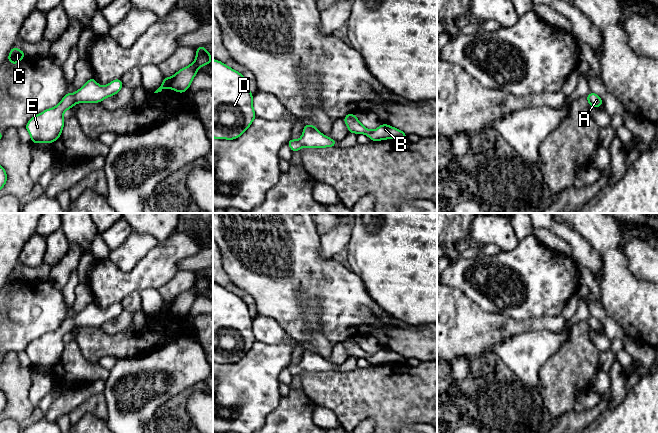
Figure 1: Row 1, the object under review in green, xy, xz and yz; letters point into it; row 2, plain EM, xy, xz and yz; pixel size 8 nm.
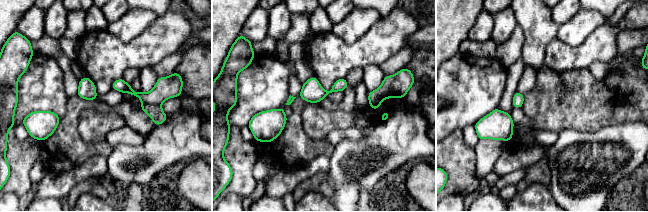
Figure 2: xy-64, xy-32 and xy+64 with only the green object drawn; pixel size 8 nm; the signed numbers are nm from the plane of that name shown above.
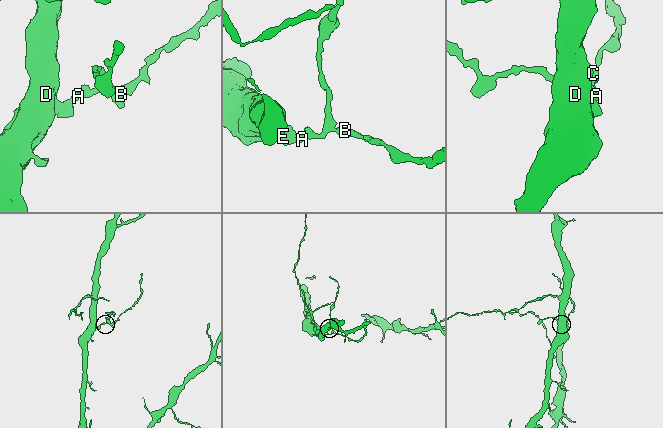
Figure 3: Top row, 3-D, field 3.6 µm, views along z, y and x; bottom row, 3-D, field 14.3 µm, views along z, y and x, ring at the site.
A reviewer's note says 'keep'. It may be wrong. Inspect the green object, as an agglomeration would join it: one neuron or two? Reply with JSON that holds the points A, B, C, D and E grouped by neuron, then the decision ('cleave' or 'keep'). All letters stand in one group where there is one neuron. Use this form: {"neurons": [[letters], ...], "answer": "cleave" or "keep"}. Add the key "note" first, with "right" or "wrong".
{"note": "right", "neurons": [["A", "B", "C", "D", "E"]], "answer": "keep"}

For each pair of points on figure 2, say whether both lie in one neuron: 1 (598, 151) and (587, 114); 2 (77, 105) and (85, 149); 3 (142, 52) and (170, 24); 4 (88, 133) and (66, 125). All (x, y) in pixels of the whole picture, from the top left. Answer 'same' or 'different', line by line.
1: different
2: same
3: same
4: different

